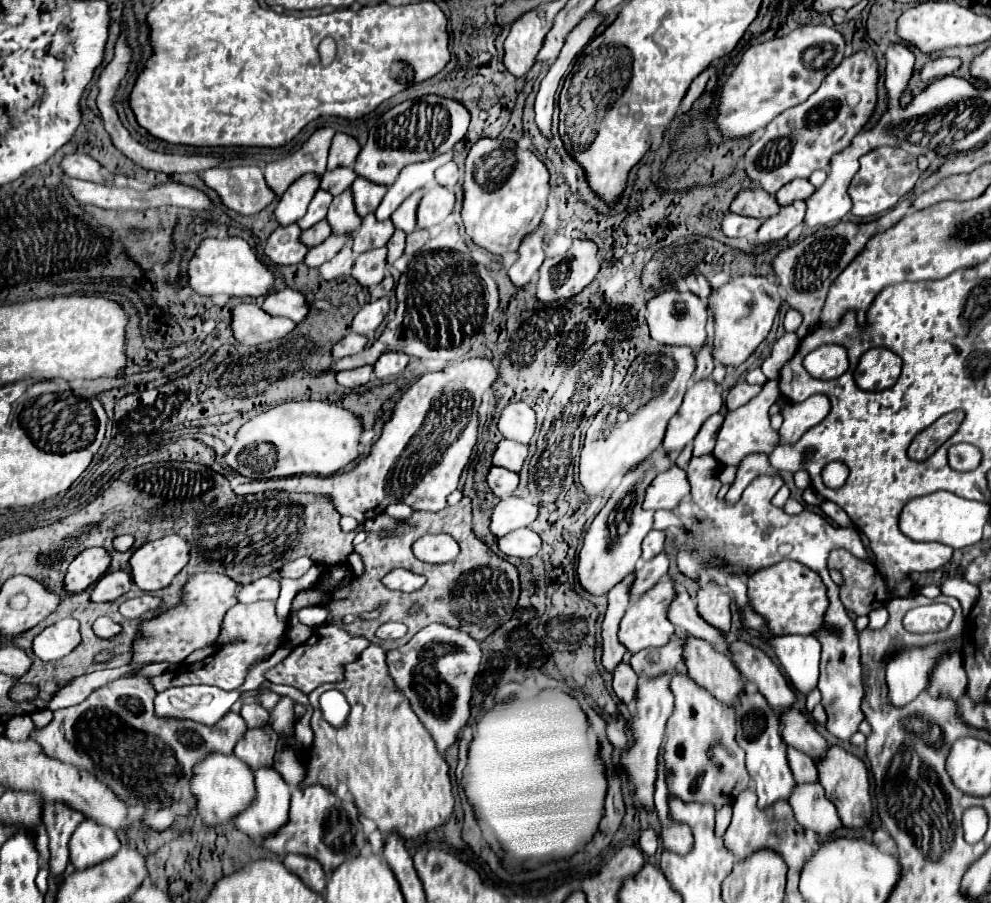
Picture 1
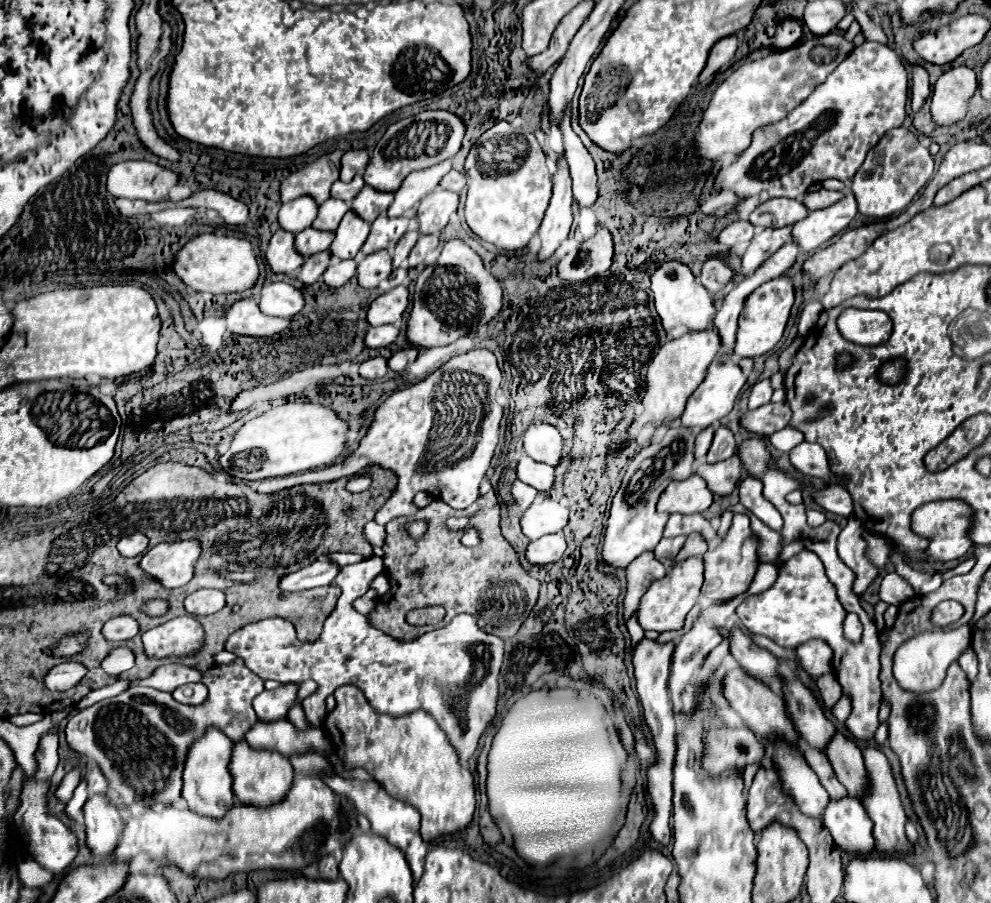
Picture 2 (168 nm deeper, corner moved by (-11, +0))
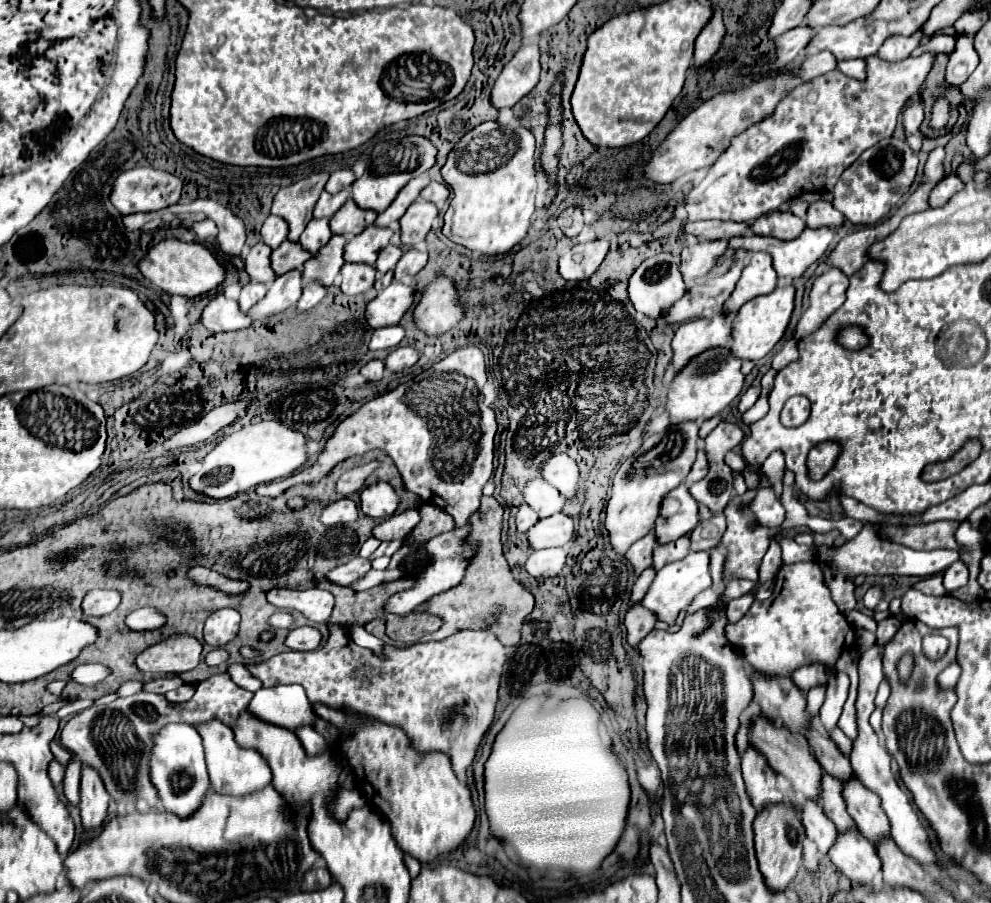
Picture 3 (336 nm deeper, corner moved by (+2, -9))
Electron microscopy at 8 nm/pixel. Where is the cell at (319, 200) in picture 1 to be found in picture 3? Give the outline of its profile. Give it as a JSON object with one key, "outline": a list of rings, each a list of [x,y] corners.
{"outline":[[[311,220],[305,228],[305,232],[299,238],[299,244],[311,252],[317,254],[321,246],[325,246],[331,238],[331,230],[329,230],[329,220]]]}

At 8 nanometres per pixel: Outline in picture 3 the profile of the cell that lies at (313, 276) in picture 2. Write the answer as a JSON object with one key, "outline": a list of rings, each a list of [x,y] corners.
{"outline":[[[291,270],[283,276],[279,276],[273,282],[267,296],[259,304],[255,304],[255,308],[251,308],[251,312],[247,312],[247,314],[251,316],[251,320],[263,320],[267,316],[281,314],[287,308],[295,306],[299,298],[301,298],[301,272]]]}

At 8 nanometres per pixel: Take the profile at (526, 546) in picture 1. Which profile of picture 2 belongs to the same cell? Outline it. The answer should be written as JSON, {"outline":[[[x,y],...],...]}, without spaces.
{"outline":[[[554,533],[554,535],[544,535],[540,537],[538,541],[530,541],[528,547],[526,547],[526,557],[532,561],[532,563],[540,563],[540,565],[546,565],[546,563],[554,563],[562,557],[566,549],[566,541],[562,537],[562,533]]]}

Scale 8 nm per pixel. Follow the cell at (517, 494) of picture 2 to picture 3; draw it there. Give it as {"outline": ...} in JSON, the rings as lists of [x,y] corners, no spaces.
{"outline":[[[523,504],[523,506],[517,510],[517,518],[515,518],[515,522],[517,522],[517,530],[525,534],[533,524],[539,522],[539,516],[535,514],[535,510],[531,510],[527,504]]]}

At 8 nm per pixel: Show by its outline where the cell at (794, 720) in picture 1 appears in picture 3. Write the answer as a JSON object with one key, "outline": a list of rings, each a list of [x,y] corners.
{"outline":[[[851,780],[849,784],[843,784],[843,796],[851,818],[857,822],[859,832],[871,844],[877,846],[881,840],[891,838],[891,826],[887,814],[881,808],[879,796],[869,792],[859,780]]]}

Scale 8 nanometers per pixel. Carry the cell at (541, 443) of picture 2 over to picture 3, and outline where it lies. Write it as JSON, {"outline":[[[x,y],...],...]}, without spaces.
{"outline":[[[551,454],[543,460],[543,478],[555,486],[565,498],[573,498],[579,488],[579,468],[567,454]]]}

